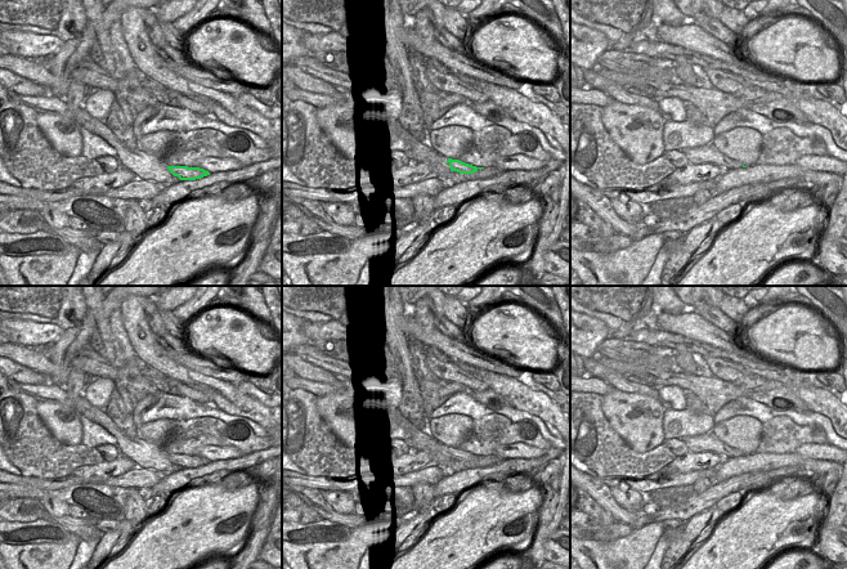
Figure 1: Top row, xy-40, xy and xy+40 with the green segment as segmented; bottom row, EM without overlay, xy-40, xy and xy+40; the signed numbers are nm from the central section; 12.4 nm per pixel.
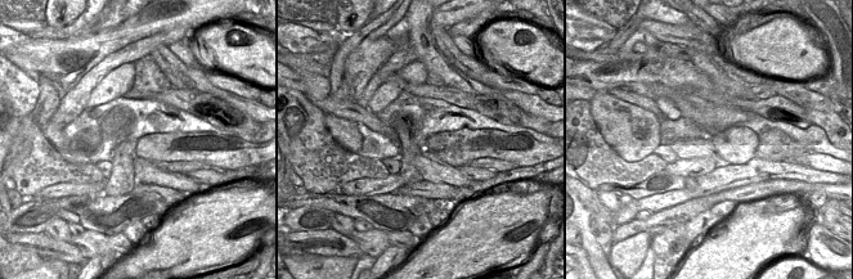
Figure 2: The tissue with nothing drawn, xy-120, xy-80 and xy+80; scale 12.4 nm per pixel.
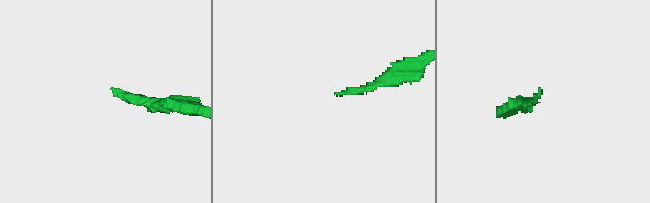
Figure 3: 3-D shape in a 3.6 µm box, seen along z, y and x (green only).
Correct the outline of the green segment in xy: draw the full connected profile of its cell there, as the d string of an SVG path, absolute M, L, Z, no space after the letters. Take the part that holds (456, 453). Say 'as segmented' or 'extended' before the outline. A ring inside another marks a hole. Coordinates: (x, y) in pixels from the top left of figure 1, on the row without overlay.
extended; M416 430L416 434L413 436L408 436L402 445L405 448L405 453L408 453L408 449L425 449L427 448L430 452L438 452L443 456L451 456L451 460L457 460L460 462L474 462L479 457L484 456L476 456L469 452L465 452L460 448L452 448L447 447L439 442L436 442L434 438L430 436L429 433L422 433L420 430Z

